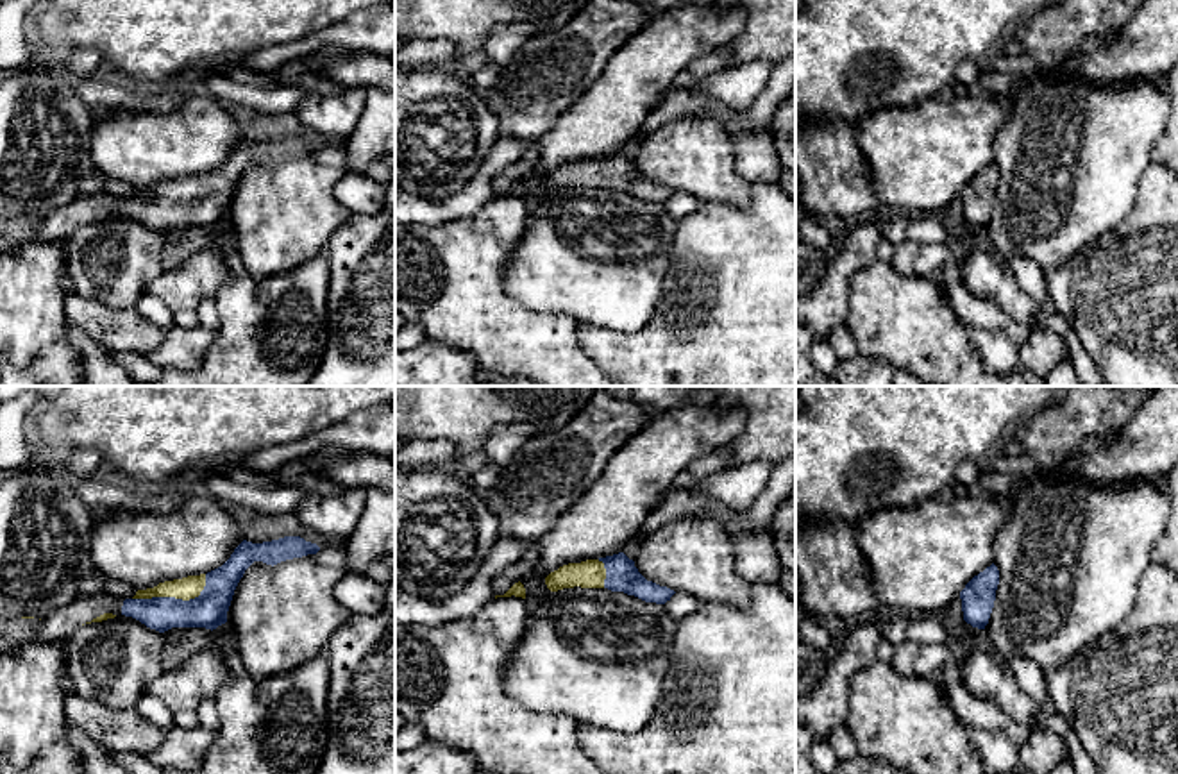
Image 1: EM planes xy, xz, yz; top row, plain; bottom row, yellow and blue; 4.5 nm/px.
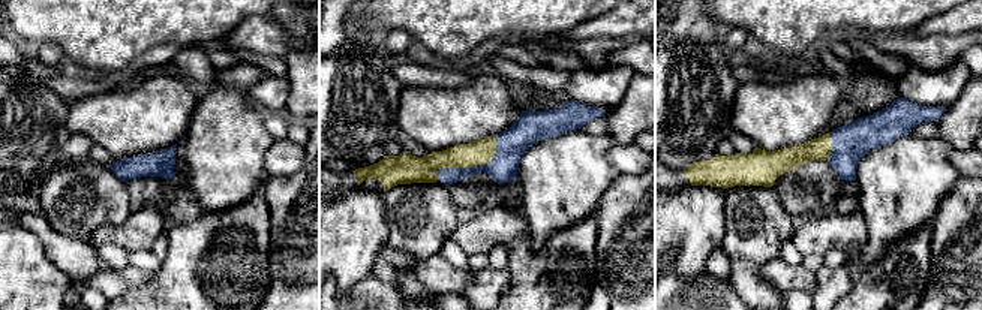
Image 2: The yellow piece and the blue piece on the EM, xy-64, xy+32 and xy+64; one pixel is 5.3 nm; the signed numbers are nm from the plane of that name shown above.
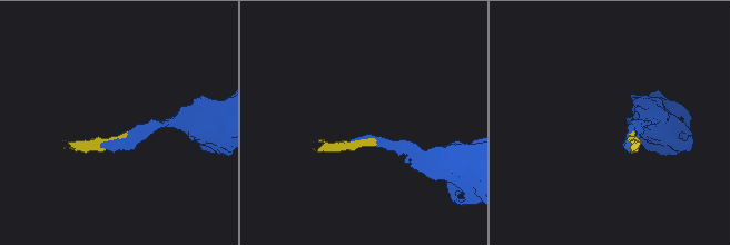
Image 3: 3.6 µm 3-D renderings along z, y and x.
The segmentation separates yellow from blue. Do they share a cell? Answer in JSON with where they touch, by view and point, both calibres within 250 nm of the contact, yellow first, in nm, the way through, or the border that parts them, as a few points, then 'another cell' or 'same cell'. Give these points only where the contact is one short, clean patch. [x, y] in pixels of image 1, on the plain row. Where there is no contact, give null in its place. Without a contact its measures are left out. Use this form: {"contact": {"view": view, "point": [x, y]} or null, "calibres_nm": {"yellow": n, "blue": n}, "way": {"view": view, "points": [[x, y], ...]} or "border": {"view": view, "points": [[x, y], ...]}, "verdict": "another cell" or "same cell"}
{"contact": {"view": "xy", "point": [176, 197]}, "calibres_nm": {"yellow": 100, "blue": 160}, "way": {"view": "xy", "points": [[190, 186], [176, 197], [201, 201], [210, 210]]}, "verdict": "same cell"}

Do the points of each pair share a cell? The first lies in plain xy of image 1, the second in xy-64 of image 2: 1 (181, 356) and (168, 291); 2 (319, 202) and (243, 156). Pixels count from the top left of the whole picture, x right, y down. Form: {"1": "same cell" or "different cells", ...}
{"1": "different cells", "2": "same cell"}

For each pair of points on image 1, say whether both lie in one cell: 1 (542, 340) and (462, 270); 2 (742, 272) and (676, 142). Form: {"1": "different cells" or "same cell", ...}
{"1": "same cell", "2": "different cells"}

